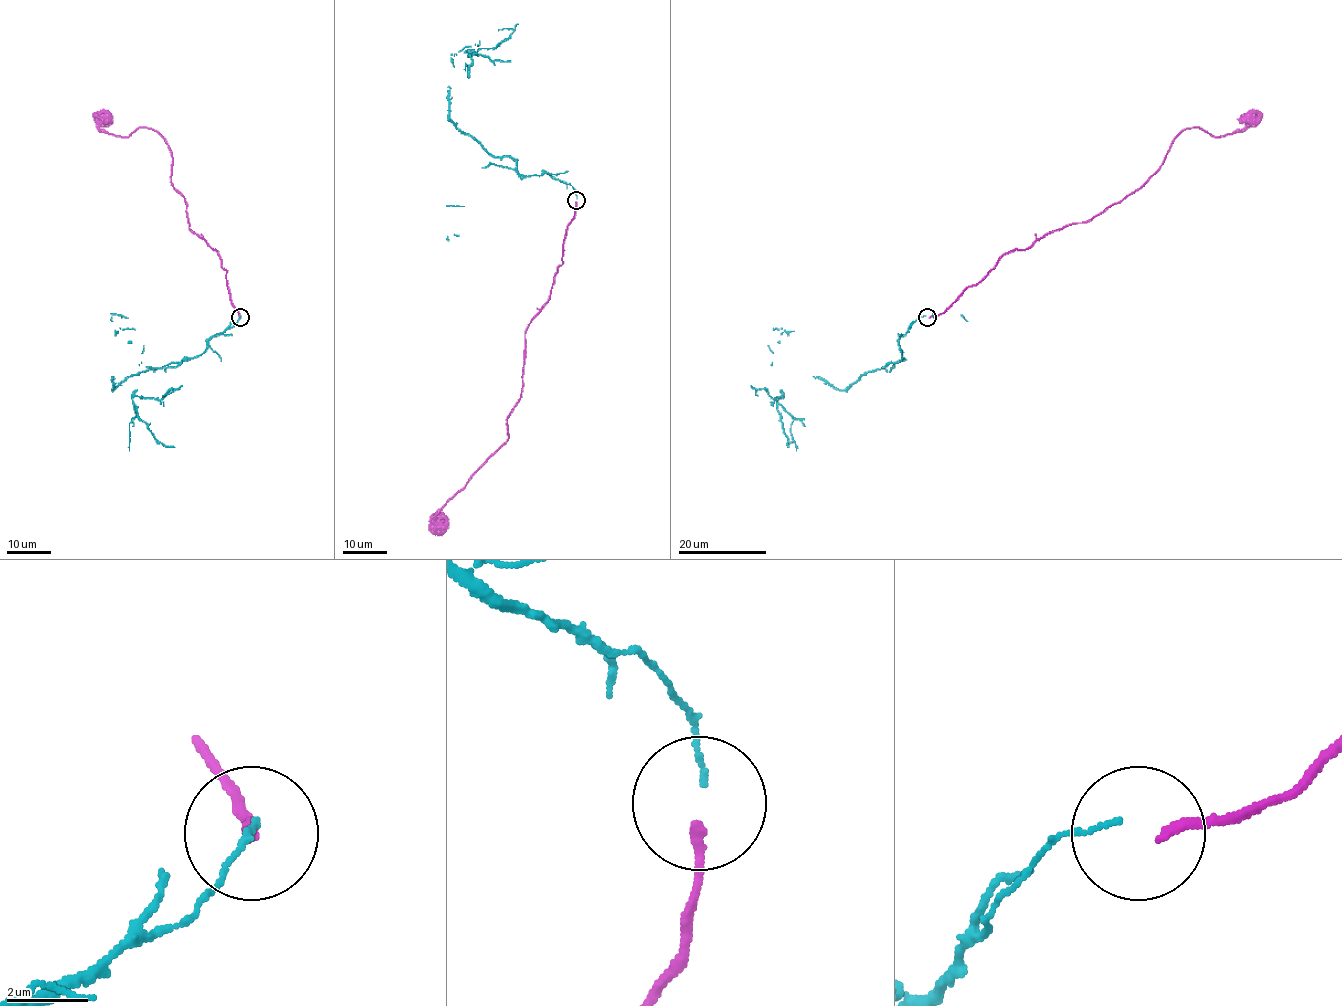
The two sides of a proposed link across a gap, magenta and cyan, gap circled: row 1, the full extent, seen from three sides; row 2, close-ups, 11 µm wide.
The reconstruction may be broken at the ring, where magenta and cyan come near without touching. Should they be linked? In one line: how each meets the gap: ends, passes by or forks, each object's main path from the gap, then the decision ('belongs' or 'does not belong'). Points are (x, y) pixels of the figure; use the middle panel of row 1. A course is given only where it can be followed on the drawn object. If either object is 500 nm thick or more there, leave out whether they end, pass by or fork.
magenta ends | cyan ends | magenta via (577, 202), (550, 299), (525, 334), (521, 396), (507, 418), (508, 439), (438, 513), (435, 531), (440, 533) | cyan via (577, 198), (547, 173), (522, 176), (449, 118), (448, 92), (468, 50), (510, 60) | does not belong

